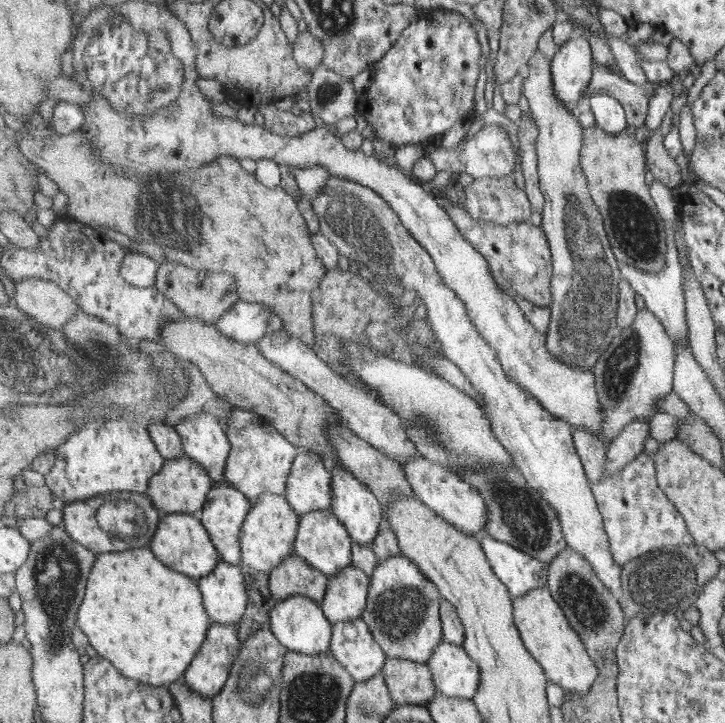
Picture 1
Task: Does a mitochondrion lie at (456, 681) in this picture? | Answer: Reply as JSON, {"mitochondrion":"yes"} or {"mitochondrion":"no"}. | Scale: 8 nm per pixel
{"mitochondrion":"no"}

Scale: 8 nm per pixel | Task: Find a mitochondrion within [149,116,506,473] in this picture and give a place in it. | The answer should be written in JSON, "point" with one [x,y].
{"point":[345,212]}

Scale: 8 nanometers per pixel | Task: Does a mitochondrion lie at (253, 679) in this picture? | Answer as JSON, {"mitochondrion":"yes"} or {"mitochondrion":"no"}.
{"mitochondrion":"yes"}

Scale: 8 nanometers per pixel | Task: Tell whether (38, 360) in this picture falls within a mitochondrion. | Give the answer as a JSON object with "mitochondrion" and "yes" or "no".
{"mitochondrion":"yes"}

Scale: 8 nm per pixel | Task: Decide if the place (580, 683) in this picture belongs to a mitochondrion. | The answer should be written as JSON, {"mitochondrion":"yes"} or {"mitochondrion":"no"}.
{"mitochondrion":"no"}

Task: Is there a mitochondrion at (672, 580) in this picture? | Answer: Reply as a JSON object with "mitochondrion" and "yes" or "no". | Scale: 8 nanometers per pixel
{"mitochondrion":"yes"}

